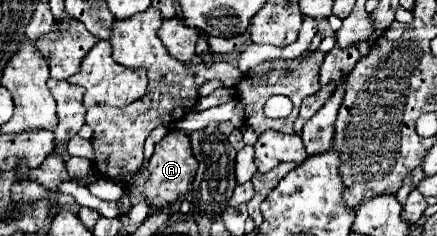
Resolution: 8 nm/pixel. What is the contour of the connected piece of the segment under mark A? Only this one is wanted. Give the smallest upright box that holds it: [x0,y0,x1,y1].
[144,131,196,207]

